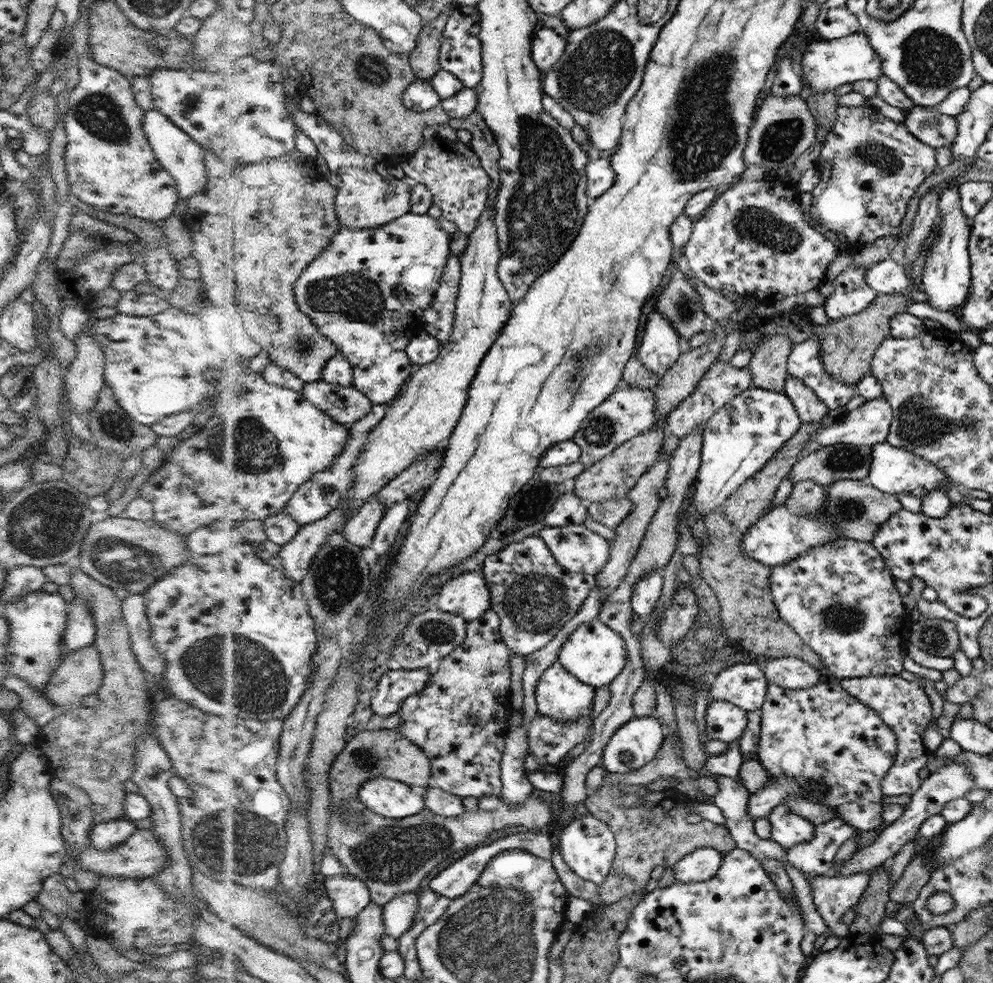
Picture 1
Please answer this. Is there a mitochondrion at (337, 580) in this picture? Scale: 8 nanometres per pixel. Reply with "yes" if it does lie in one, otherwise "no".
yes

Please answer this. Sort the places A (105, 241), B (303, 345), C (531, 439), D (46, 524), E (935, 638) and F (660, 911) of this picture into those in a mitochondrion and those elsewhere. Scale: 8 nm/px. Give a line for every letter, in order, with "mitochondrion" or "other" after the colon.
A: other
B: mitochondrion
C: other
D: mitochondrion
E: mitochondrion
F: other

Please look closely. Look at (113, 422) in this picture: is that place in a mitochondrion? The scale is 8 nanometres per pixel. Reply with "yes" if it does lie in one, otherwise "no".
yes

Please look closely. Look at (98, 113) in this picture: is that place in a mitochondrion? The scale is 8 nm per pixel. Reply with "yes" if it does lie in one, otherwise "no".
yes

